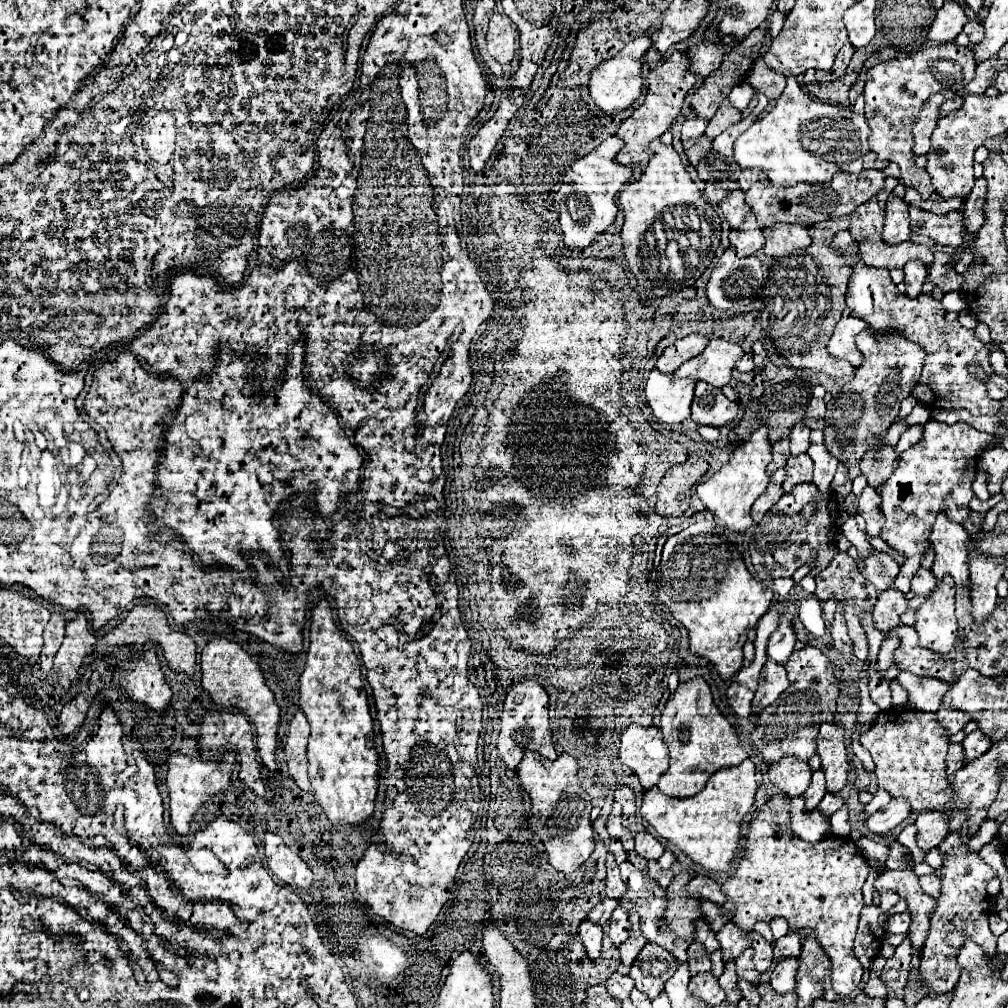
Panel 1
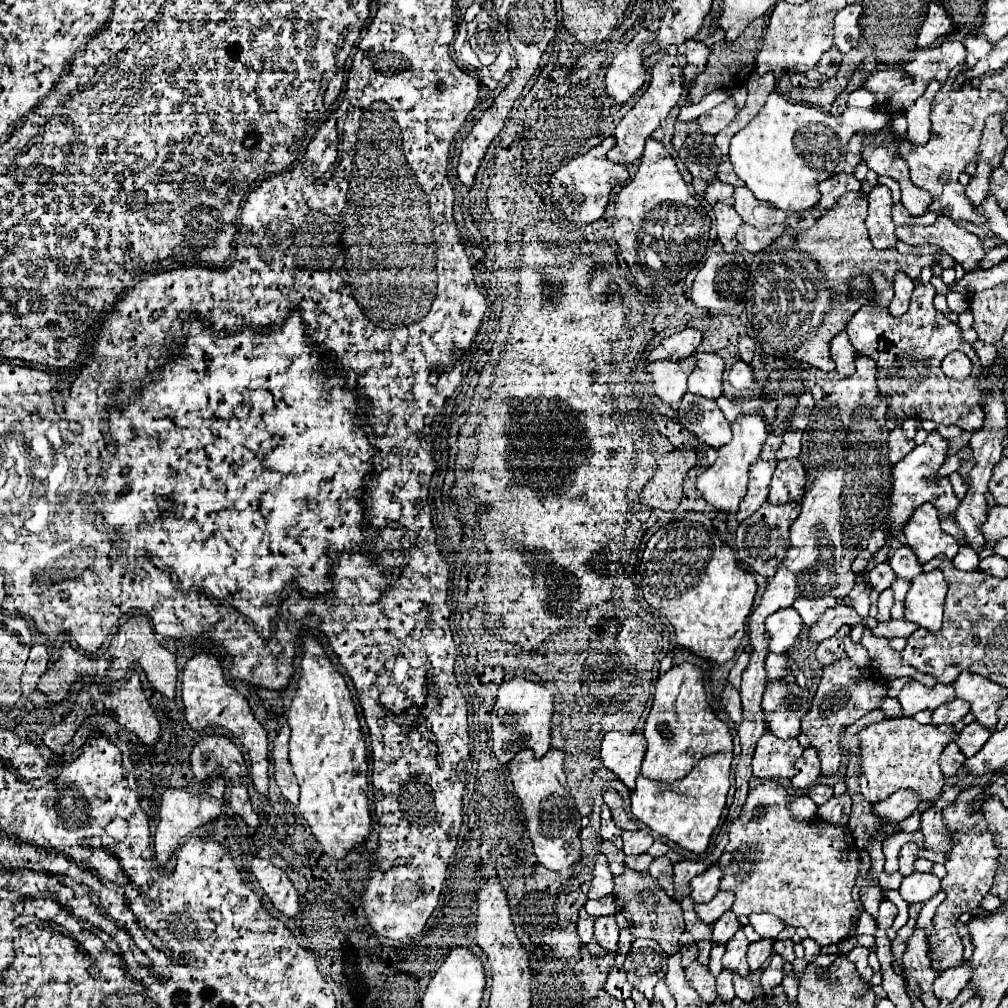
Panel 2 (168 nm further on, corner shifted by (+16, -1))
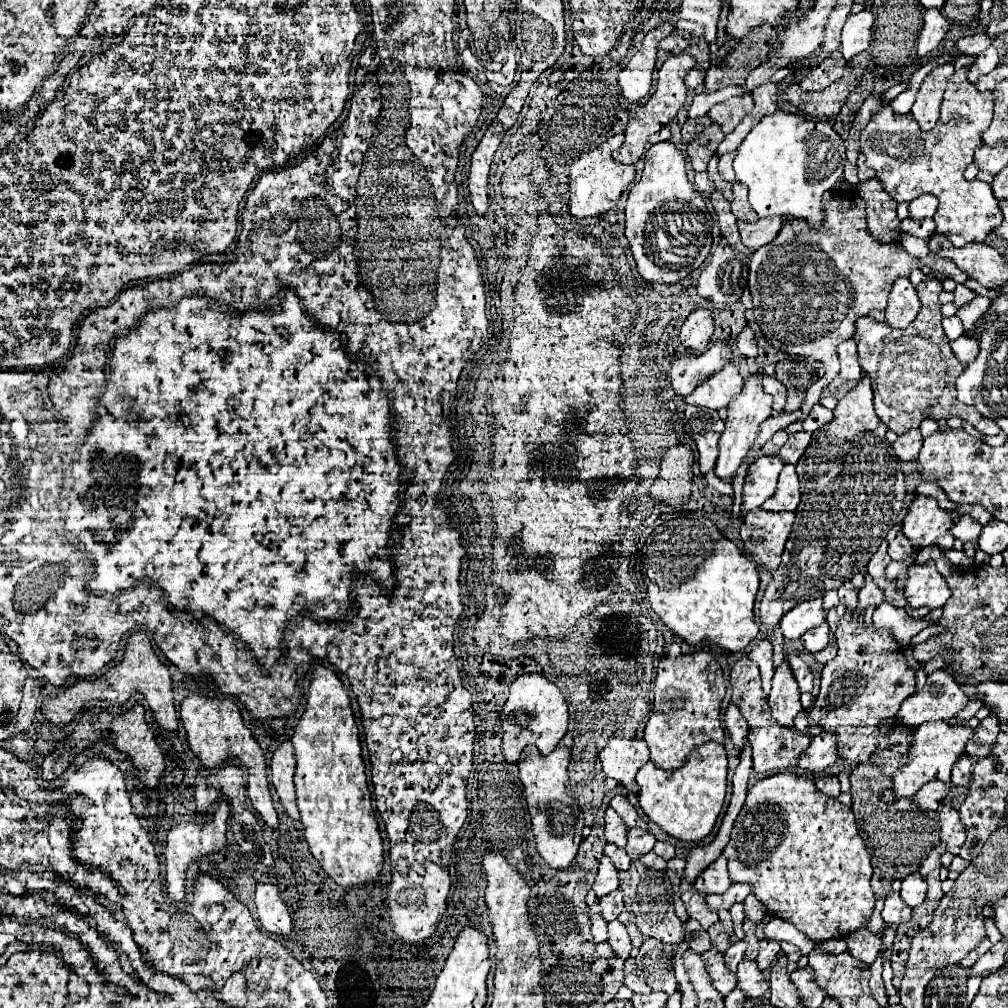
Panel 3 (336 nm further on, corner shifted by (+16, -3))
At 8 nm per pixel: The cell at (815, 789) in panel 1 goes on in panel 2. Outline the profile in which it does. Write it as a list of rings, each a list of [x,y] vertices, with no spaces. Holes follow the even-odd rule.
[[[810,746],[796,760],[794,778],[790,780],[790,784],[796,792],[802,792],[802,790],[810,788],[818,780],[818,776],[820,776],[820,756],[818,756],[816,748]]]

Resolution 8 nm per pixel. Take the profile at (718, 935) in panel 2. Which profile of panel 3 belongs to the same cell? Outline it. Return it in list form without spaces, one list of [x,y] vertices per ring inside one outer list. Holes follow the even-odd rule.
[[[734,904],[730,908],[730,916],[732,916],[732,922],[734,922],[734,934],[738,938],[742,938],[744,936],[744,932],[742,932],[742,922],[744,922],[744,908],[742,908],[742,904]]]

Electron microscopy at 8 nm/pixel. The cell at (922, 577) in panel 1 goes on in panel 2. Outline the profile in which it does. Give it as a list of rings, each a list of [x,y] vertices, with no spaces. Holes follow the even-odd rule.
[[[902,544],[898,550],[894,550],[892,556],[888,558],[888,564],[892,566],[892,570],[896,572],[898,578],[906,578],[906,580],[912,580],[914,576],[918,576],[922,572],[918,558],[908,544]]]

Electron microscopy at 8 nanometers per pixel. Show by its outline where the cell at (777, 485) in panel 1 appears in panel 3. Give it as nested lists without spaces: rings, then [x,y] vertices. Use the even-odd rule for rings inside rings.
[[[758,456],[746,474],[744,490],[742,490],[742,508],[740,518],[746,512],[760,508],[776,490],[776,480],[784,462],[778,456]]]

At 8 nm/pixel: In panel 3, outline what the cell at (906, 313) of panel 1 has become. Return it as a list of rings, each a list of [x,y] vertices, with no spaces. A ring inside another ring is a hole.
[[[926,276],[924,282],[916,286],[922,308],[916,320],[904,330],[890,328],[888,324],[870,316],[858,318],[854,342],[858,344],[860,366],[872,380],[876,414],[898,436],[910,428],[918,428],[924,418],[948,420],[952,416],[970,422],[986,436],[996,436],[1000,432],[996,422],[984,418],[972,406],[966,406],[956,398],[956,378],[964,372],[964,364],[952,352],[950,340],[946,338],[940,324],[940,290],[942,286],[934,276]]]

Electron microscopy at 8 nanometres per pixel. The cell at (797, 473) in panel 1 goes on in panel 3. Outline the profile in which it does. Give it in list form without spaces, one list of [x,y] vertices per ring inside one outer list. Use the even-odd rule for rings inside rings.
[[[784,464],[784,470],[780,472],[778,486],[772,498],[768,498],[762,508],[770,512],[794,512],[800,502],[800,480],[792,464]]]

